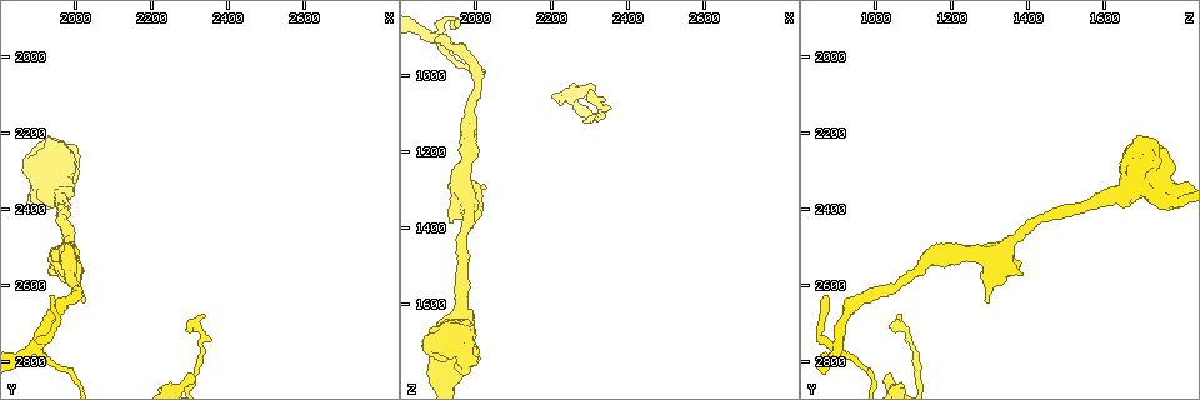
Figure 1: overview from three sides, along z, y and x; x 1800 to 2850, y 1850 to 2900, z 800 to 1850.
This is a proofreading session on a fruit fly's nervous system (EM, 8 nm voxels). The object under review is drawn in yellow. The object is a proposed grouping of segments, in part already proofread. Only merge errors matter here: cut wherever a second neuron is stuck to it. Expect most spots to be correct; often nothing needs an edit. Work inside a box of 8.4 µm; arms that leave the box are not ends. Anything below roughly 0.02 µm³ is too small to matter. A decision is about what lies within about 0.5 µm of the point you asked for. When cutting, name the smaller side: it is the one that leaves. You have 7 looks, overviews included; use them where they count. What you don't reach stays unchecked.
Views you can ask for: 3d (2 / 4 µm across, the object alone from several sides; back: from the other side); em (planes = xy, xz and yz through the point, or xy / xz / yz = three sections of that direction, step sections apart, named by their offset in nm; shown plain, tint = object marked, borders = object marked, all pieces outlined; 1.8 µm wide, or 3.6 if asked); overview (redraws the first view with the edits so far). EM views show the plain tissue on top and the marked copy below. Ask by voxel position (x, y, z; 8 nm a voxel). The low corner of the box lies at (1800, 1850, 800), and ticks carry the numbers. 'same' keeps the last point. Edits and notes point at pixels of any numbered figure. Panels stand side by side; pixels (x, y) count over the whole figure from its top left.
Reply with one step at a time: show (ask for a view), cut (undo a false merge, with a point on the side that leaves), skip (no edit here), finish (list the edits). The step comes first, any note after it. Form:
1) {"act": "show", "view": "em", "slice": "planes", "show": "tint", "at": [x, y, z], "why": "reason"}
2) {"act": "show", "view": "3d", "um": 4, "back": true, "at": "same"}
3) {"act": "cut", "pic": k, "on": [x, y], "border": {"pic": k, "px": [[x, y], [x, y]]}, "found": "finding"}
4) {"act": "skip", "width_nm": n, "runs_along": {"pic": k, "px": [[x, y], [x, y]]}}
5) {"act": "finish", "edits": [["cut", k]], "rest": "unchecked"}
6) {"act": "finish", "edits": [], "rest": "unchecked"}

{"act": "show", "view": "em", "um": 3.6, "slice": "yz", "step": 16, "show": "tint", "at": [1935, 2345, 1660], "why": "sudden change in width"}

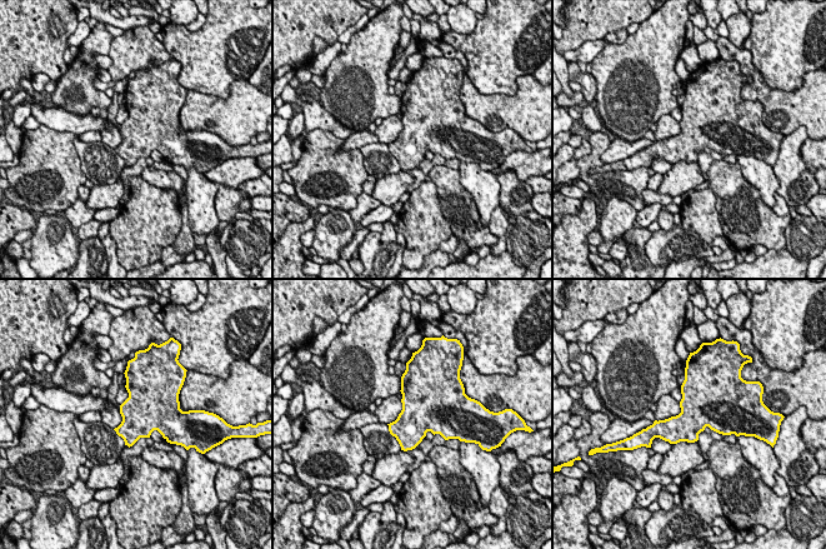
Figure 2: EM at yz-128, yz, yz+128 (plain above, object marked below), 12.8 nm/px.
{"act": "show", "view": "em", "um": 3.6, "slice": "planes", "show": "borders", "at": "same", "why": "cut it another way"}

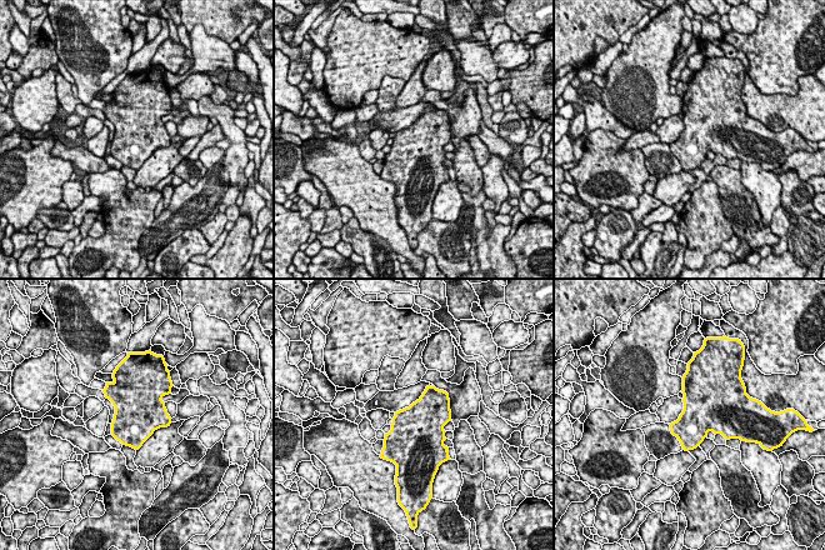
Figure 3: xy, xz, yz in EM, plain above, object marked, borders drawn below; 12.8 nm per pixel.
{"act": "skip", "found": "one neuron here"}

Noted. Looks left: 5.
{"act": "show", "view": "3d", "um": 2, "at": [1900, 2760, 895], "why": "calibre changes"}

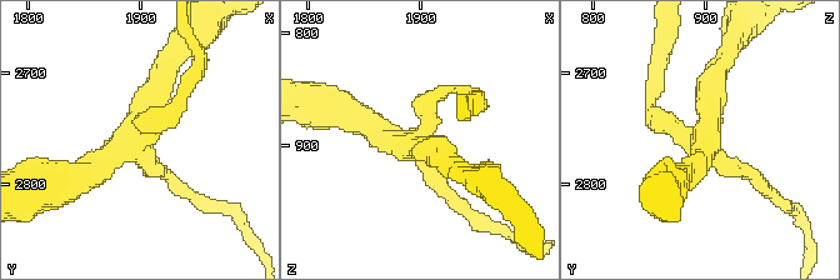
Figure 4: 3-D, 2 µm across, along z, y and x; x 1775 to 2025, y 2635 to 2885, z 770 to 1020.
{"act": "show", "view": "em", "slice": "planes", "show": "borders", "at": [1900, 2760, 902], "why": "shape alone is not enough"}

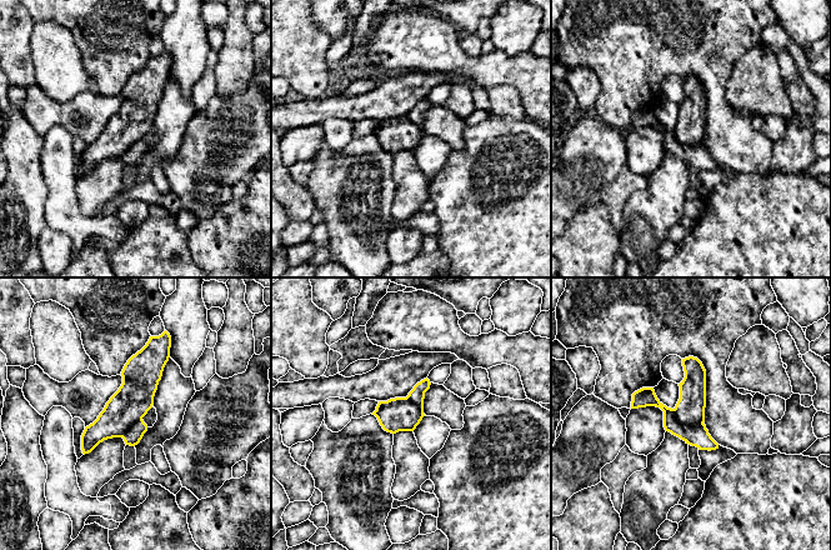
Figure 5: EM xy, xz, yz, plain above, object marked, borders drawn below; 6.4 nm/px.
{"act": "cut", "pic": 5, "on": [696, 435], "width_nm": 220, "found": "two neurons meet here"}

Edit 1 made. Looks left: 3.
{"act": "show", "view": "3d", "um": 2, "at": [1975, 2515, 1325], "why": "arms part here"}

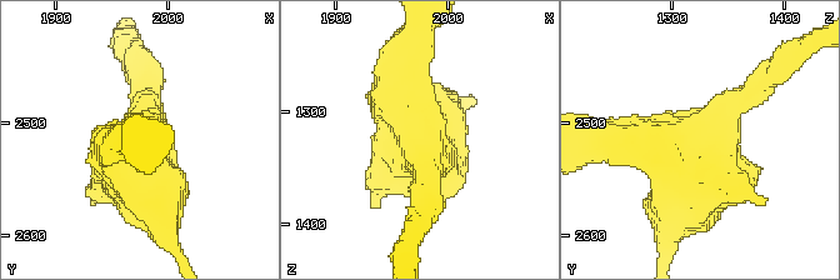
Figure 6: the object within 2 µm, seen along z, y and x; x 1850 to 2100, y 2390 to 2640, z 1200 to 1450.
{"act": "show", "view": "em", "slice": "xy", "step": 4, "show": "tint", "at": [1974, 2512, 1324]}

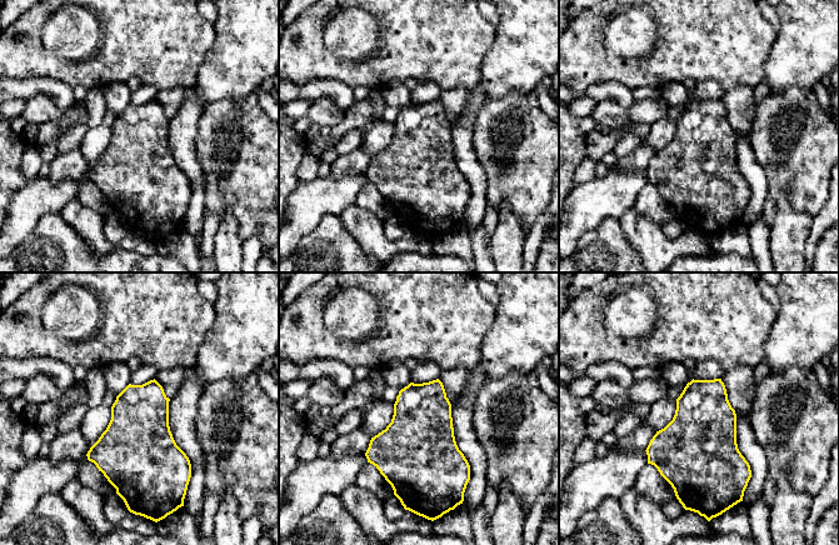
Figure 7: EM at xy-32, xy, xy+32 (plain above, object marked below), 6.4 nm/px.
{"act": "show", "view": "em", "slice": "planes", "show": "tint", "at": "same", "why": "cut it another way"}

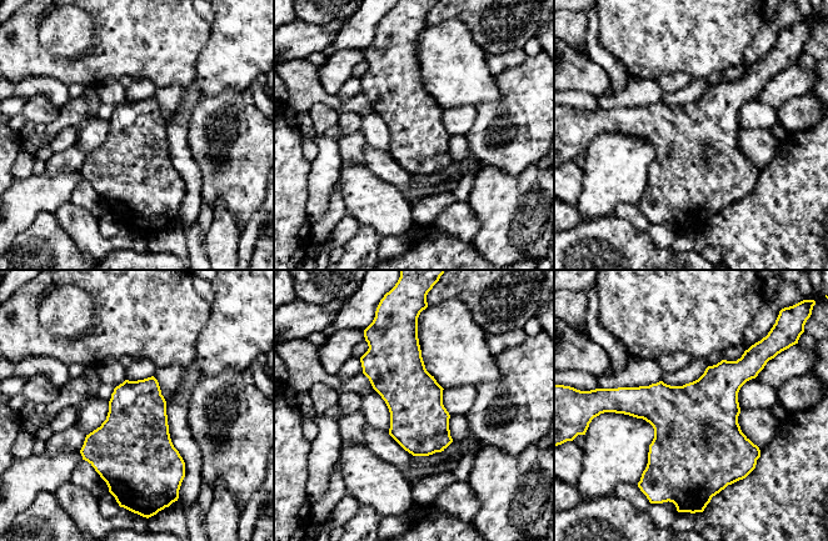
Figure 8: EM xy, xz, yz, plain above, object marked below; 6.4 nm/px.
{"act": "skip", "width_nm": 380, "found": "all the same neuron"}

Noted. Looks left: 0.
{"act": "finish", "edits": [["cut", 5]], "rest": "unchecked"}

